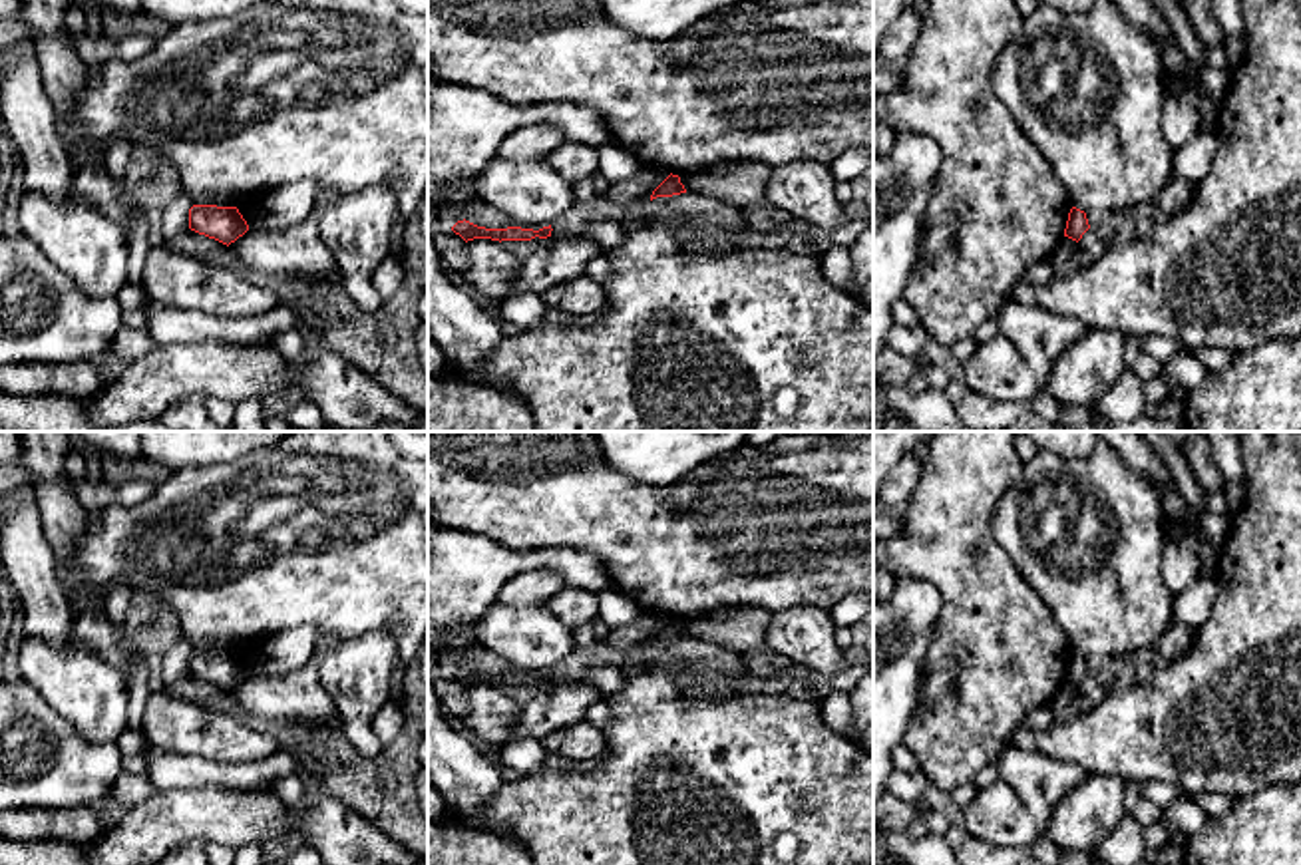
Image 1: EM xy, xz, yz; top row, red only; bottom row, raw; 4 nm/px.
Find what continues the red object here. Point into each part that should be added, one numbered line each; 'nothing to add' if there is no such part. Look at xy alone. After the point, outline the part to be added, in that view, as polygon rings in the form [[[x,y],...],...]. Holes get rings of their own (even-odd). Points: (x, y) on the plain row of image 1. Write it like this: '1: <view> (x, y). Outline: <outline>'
nothing to add

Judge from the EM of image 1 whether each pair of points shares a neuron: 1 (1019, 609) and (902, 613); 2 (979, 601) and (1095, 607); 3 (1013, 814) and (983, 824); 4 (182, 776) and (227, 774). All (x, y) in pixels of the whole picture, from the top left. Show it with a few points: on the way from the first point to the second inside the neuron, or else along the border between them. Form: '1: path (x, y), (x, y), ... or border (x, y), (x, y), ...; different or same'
1: border (908, 575), (926, 579), (939, 595), (926, 657); different
2: border (1017, 567), (1071, 645); different
3: path (1005, 818), (991, 818); same
4: path (193, 774), (215, 774); same

